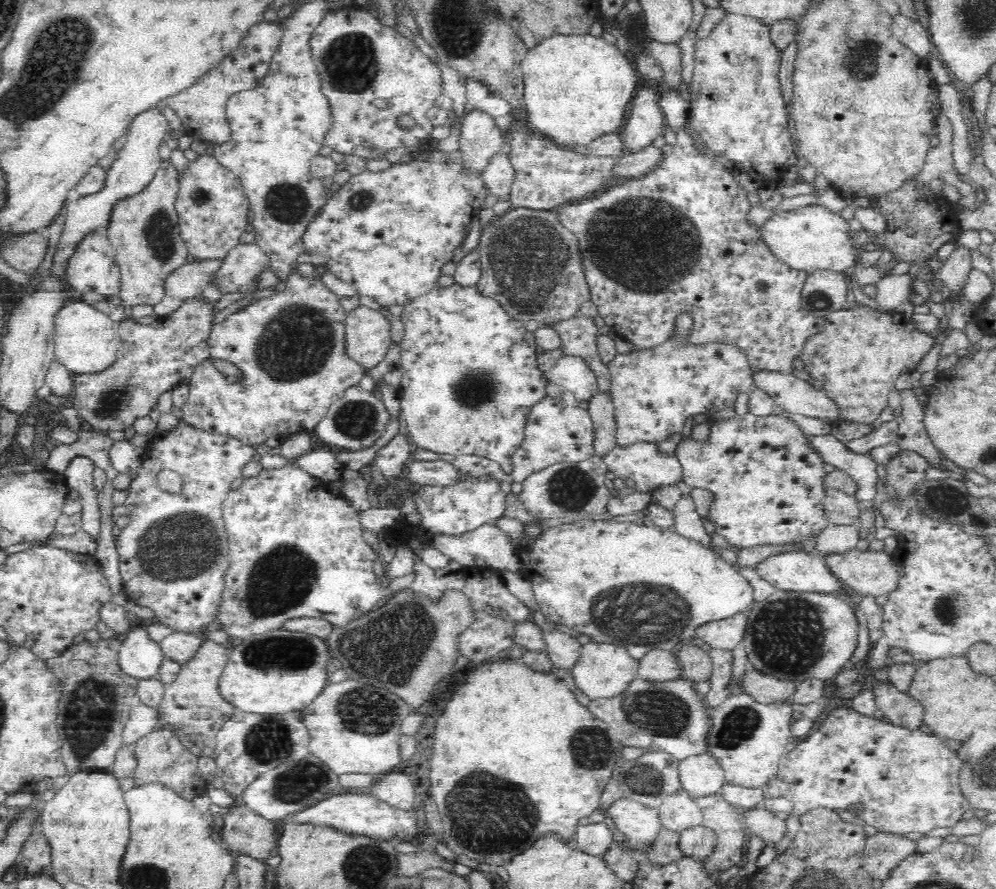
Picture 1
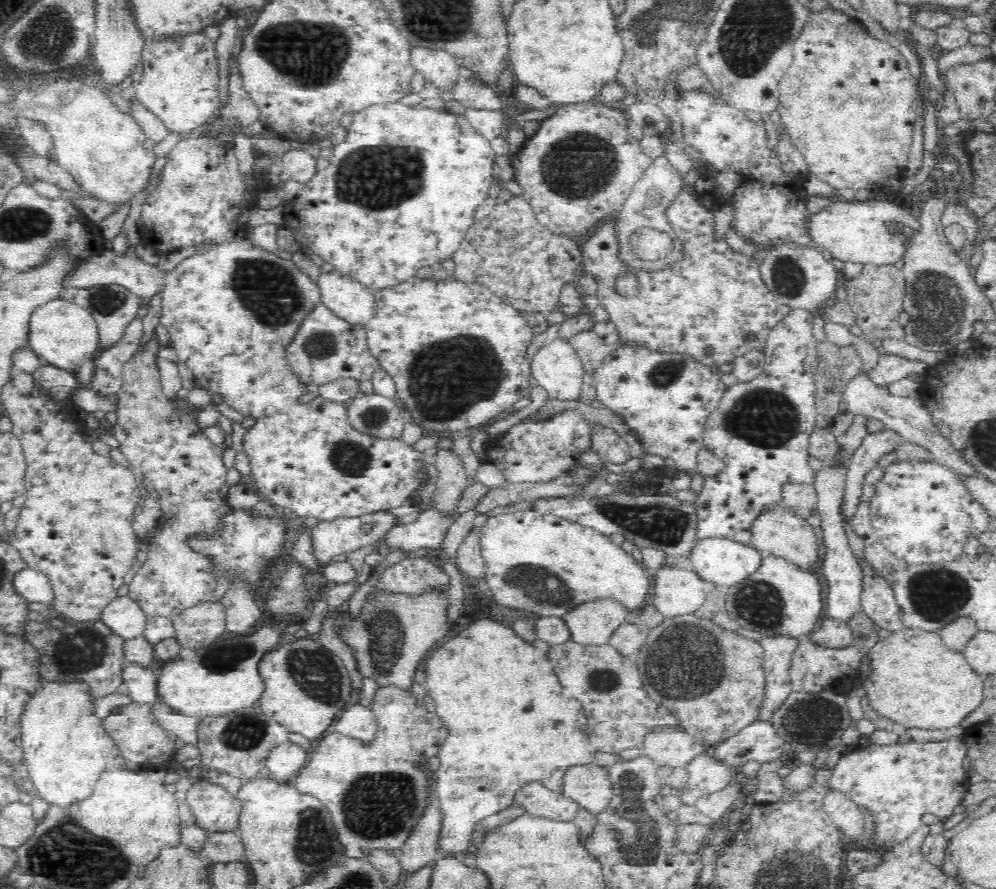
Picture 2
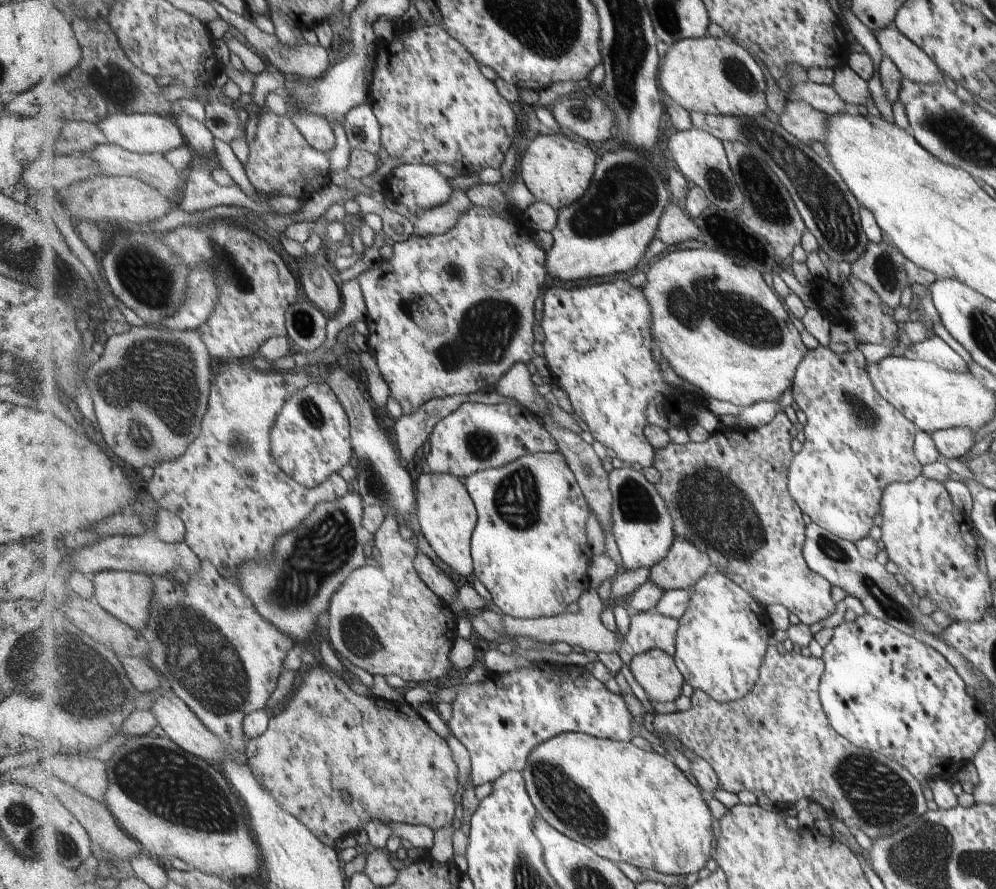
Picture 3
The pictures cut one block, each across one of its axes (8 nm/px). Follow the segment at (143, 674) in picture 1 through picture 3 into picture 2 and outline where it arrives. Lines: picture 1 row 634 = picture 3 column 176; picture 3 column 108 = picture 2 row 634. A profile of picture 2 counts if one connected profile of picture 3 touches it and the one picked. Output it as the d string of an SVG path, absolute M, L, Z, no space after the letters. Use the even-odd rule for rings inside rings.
M115 596L112 602L100 611L101 621L124 640L142 633L148 617L140 604L129 596Z

